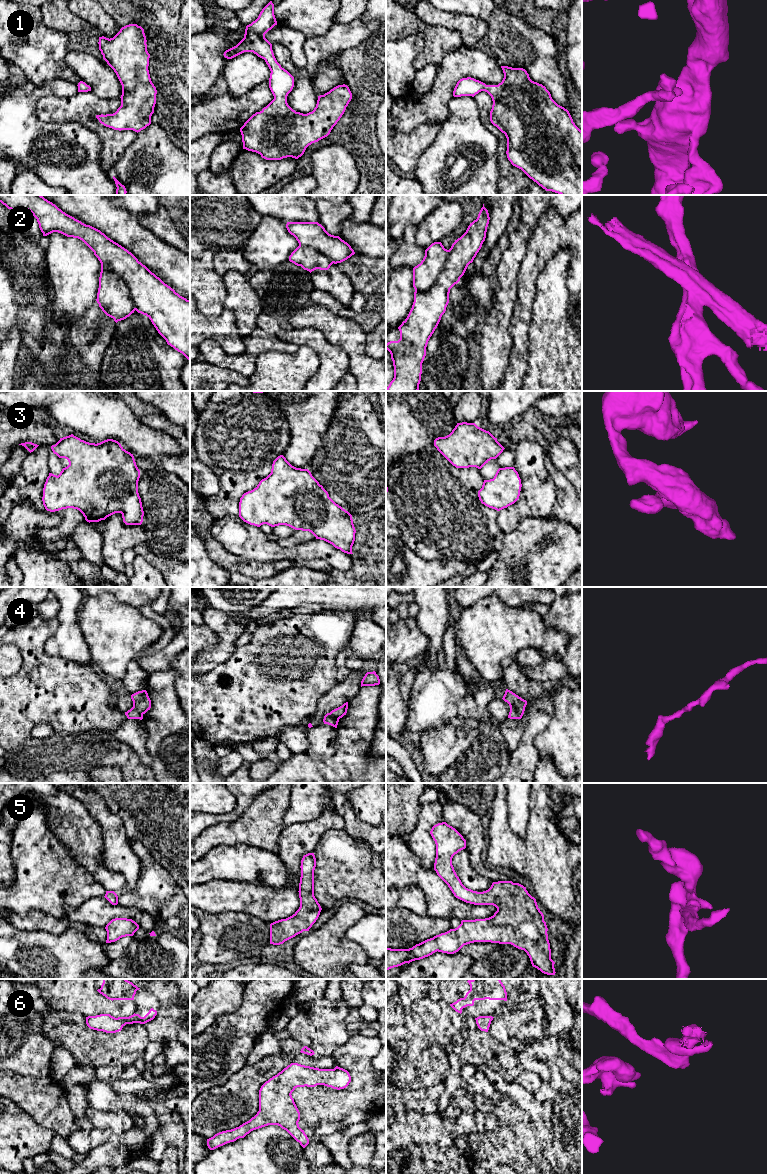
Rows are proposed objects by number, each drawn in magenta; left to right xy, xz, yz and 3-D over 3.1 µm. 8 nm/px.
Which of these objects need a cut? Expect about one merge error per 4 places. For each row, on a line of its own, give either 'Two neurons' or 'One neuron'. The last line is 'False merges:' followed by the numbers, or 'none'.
1: One neuron
2: Two neurons
3: One neuron
4: One neuron
5: One neuron
6: One neuron
False merges: 2

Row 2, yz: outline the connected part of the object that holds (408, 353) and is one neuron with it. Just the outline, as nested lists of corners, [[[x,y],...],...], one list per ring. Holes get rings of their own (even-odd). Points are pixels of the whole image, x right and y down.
[[[483,204],[477,219],[448,250],[445,267],[434,286],[428,292],[414,292],[412,308],[398,327],[400,339],[386,344],[394,366],[394,378],[387,391],[419,390],[428,341],[446,311],[450,289],[460,281],[481,249],[489,220]]]

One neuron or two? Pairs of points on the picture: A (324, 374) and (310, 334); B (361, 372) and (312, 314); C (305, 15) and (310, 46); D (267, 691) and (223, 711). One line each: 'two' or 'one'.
A: one
B: one
C: two
D: one

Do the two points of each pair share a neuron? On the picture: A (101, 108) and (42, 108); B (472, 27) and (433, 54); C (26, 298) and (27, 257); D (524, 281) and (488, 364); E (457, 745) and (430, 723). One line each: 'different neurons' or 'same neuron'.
A: same neuron
B: different neurons
C: same neuron
D: different neurons
E: different neurons

